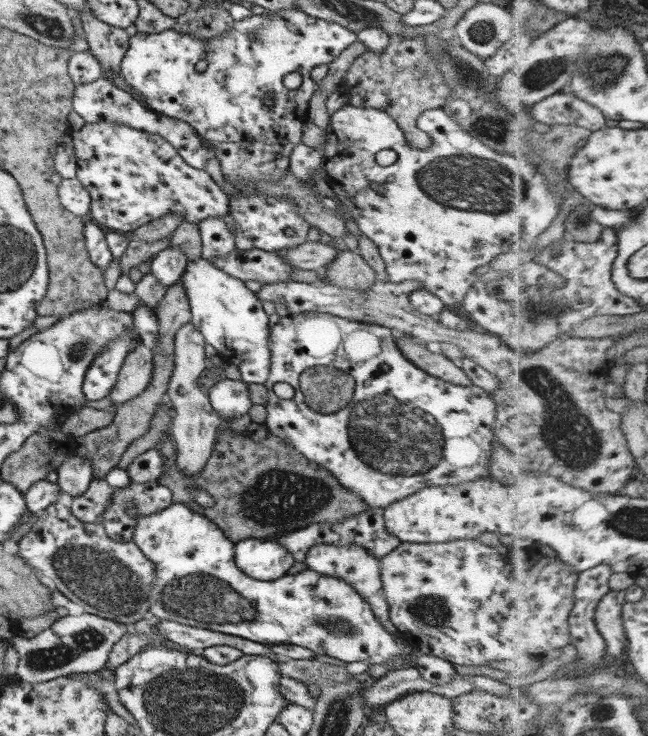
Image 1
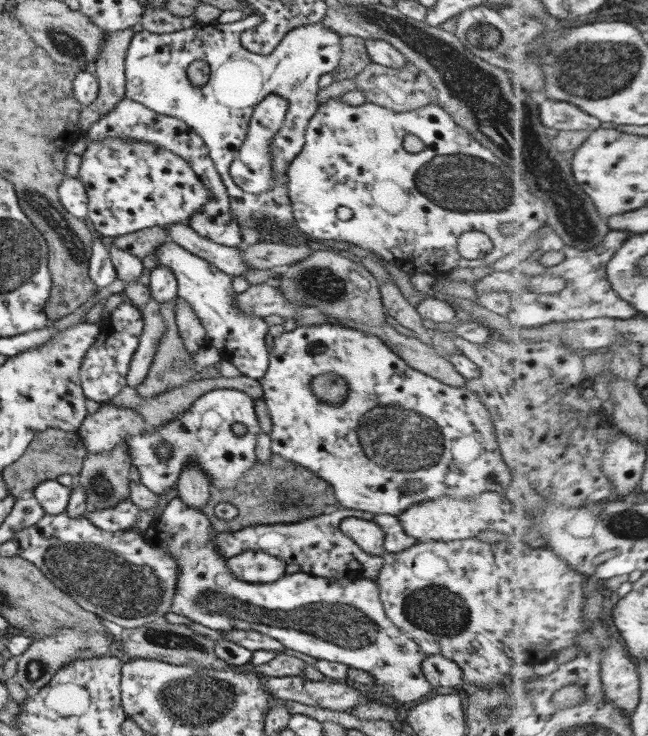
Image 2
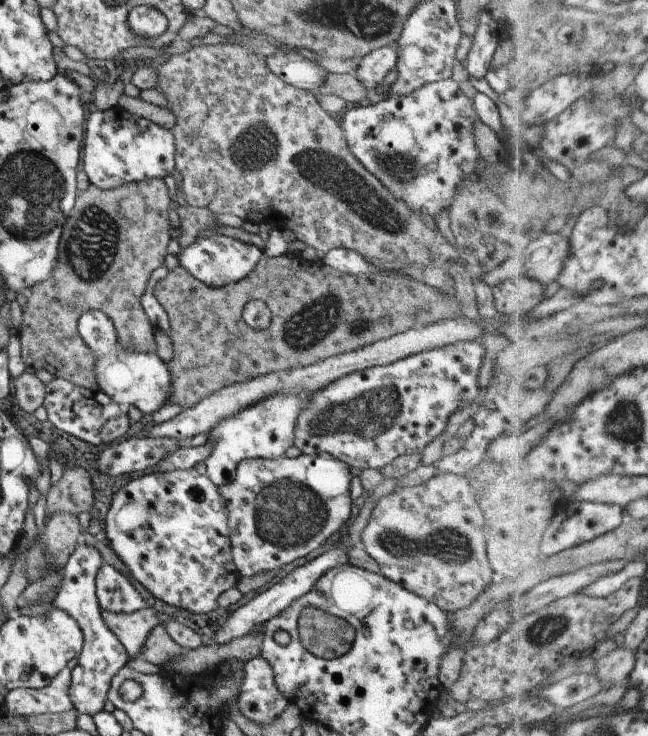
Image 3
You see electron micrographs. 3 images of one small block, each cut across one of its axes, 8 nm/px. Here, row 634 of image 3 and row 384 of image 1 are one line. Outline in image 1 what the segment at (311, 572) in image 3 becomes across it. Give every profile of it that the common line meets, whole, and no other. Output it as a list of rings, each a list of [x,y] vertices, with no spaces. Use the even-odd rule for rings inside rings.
[[[223,379],[212,385],[208,392],[207,399],[211,409],[221,417],[218,430],[239,434],[230,430],[227,421],[245,415],[251,408],[252,403],[246,383],[241,380]]]

